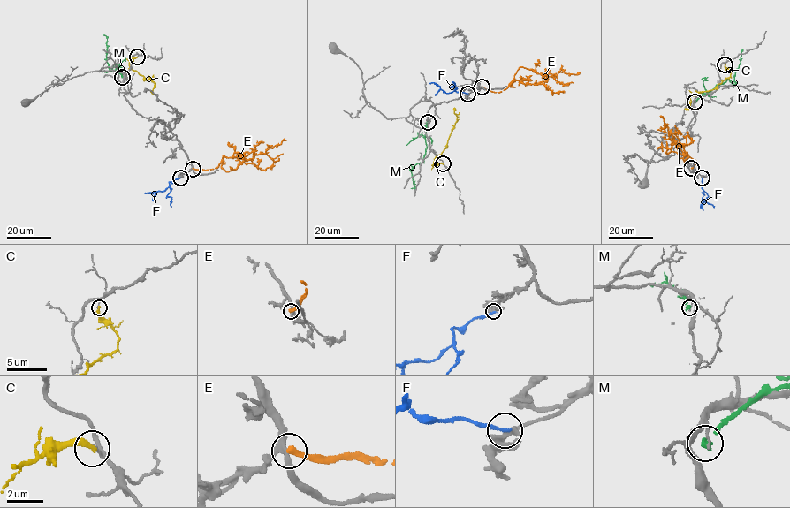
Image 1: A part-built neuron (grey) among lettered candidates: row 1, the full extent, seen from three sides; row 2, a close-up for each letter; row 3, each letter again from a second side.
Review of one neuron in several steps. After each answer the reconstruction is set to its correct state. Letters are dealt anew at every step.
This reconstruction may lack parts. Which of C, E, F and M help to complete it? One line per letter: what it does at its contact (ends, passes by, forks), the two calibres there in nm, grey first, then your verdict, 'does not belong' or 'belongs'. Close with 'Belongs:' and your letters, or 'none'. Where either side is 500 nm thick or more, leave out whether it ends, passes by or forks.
C: it ends | 110/260 nm | does not belong
E: it ends | 240/320 nm | does not belong
F: it ends | 280/200 nm | does not belong
M: it ends | 130/280 nm | does not belong
Belongs: none

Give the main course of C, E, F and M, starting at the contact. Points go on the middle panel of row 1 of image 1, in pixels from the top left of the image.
C: (443, 163), (432, 165), (436, 155), (446, 147), (458, 117), (454, 112), (454, 108)
E: (482, 87), (501, 92), (507, 87), (520, 67), (531, 69), (543, 75), (580, 72)
F: (467, 94), (455, 90), (447, 93), (433, 82), (429, 83)
M: (428, 122), (423, 161), (412, 168), (414, 186), (411, 188)

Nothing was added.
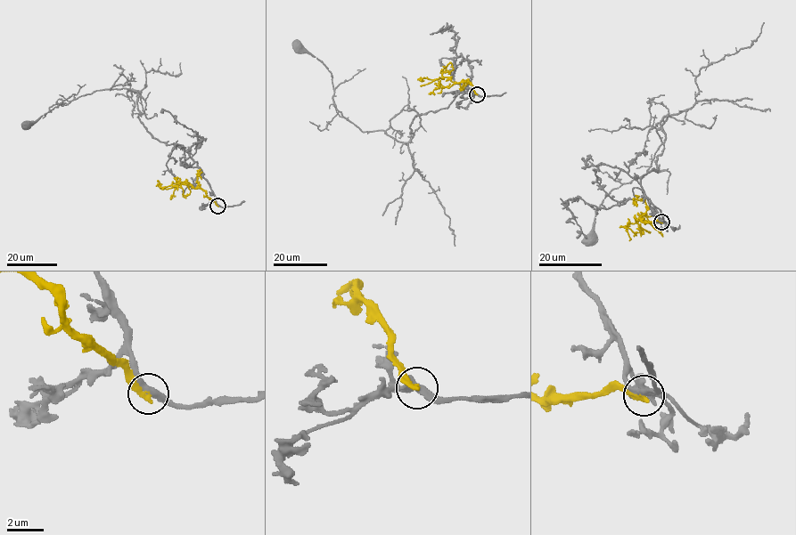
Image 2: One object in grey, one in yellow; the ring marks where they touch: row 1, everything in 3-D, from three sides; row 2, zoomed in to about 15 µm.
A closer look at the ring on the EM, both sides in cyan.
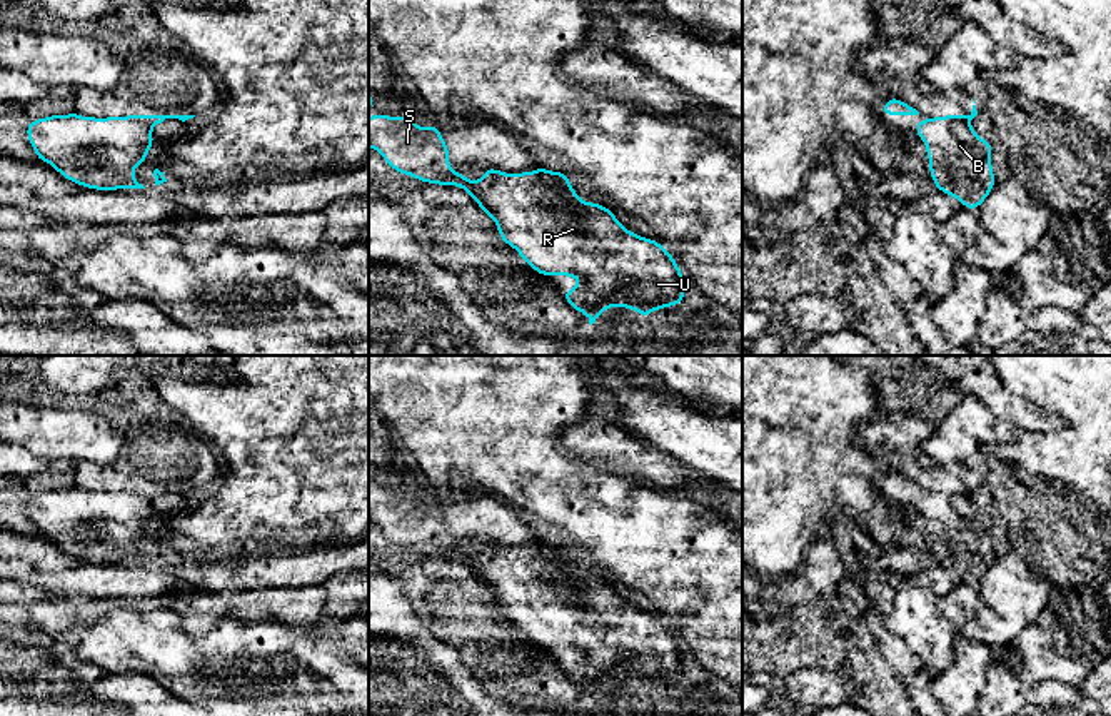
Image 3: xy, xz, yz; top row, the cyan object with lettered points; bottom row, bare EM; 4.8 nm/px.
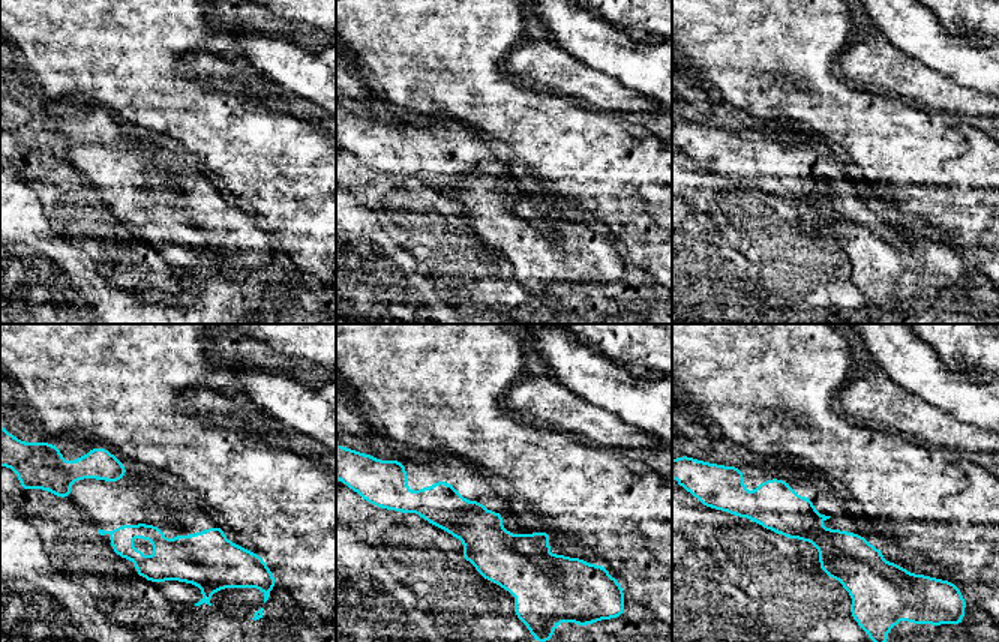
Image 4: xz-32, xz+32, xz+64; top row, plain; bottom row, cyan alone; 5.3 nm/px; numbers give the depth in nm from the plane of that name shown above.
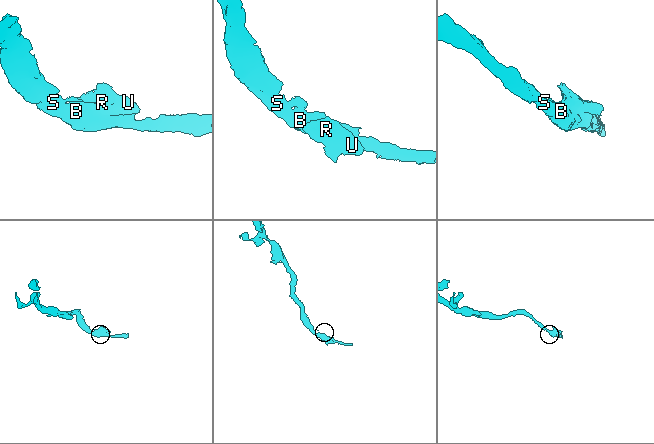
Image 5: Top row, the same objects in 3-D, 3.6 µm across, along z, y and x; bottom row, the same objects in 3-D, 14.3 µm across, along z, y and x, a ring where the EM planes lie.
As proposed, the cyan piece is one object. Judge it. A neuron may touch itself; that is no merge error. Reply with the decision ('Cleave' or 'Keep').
Cleave

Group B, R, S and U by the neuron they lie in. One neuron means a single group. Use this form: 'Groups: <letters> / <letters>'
Groups: B S / R U

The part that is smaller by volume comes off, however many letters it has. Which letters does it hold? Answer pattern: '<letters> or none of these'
R, U

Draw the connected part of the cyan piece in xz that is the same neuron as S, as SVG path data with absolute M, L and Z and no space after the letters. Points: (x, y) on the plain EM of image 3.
M377 487L369 491L369 521L377 524L385 537L402 549L437 559L457 559L467 567L469 551L449 539L450 526L439 501L417 501L412 489L390 491Z

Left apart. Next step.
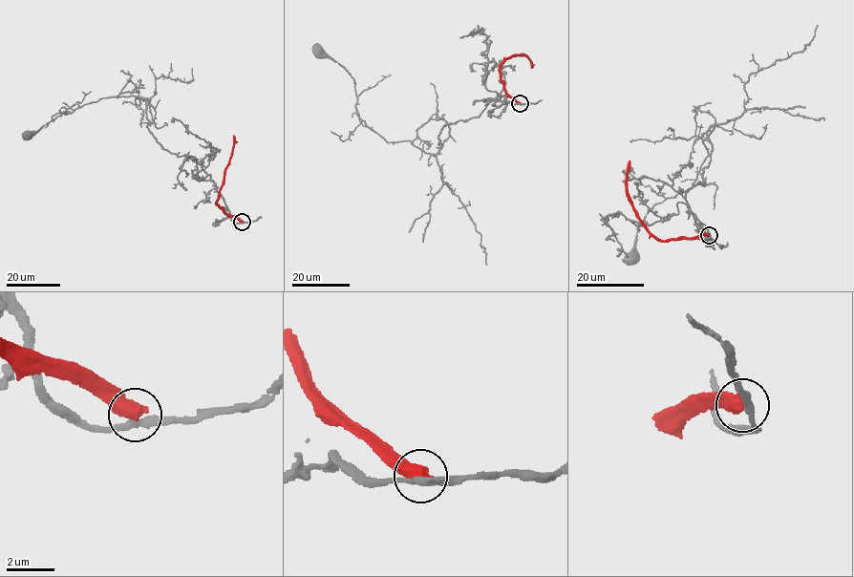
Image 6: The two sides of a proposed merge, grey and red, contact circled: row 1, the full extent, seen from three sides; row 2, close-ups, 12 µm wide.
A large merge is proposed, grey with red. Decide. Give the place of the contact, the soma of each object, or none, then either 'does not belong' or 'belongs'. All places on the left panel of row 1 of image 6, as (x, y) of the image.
(242, 222) | grey (28, 135) | red none | does not belong

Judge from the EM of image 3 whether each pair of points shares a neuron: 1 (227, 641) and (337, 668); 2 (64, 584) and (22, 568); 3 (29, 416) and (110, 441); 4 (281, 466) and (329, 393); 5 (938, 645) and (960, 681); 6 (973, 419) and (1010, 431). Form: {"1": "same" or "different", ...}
{"1": "same", "2": "same", "3": "same", "4": "same", "5": "different", "6": "same"}

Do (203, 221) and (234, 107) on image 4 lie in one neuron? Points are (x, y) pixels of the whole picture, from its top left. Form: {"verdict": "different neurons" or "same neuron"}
{"verdict": "different neurons"}

